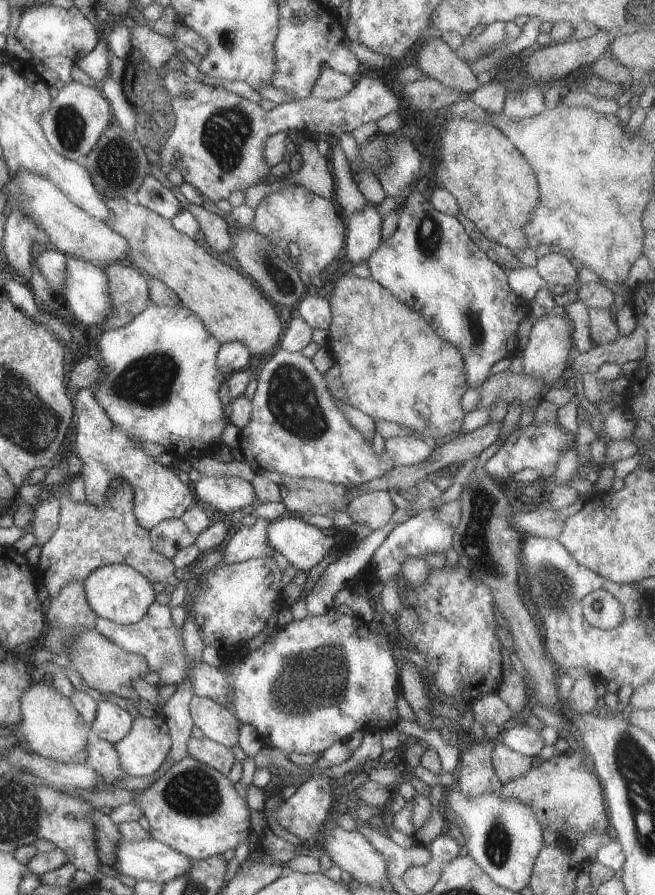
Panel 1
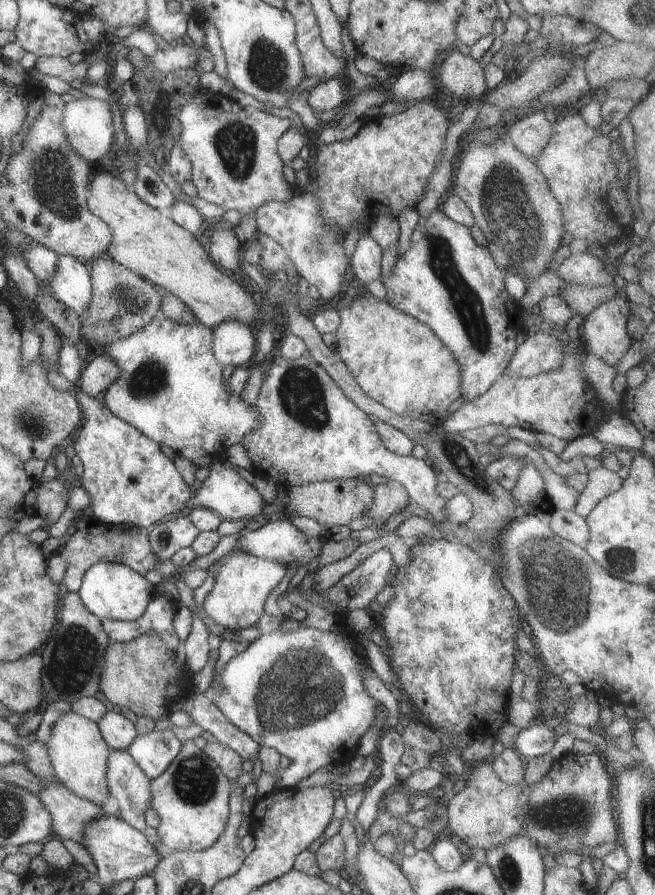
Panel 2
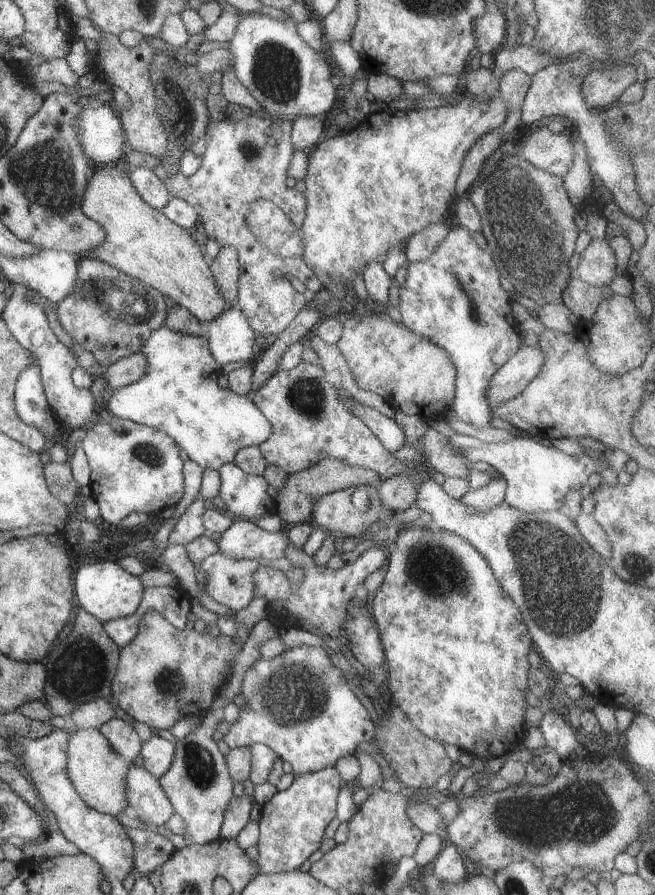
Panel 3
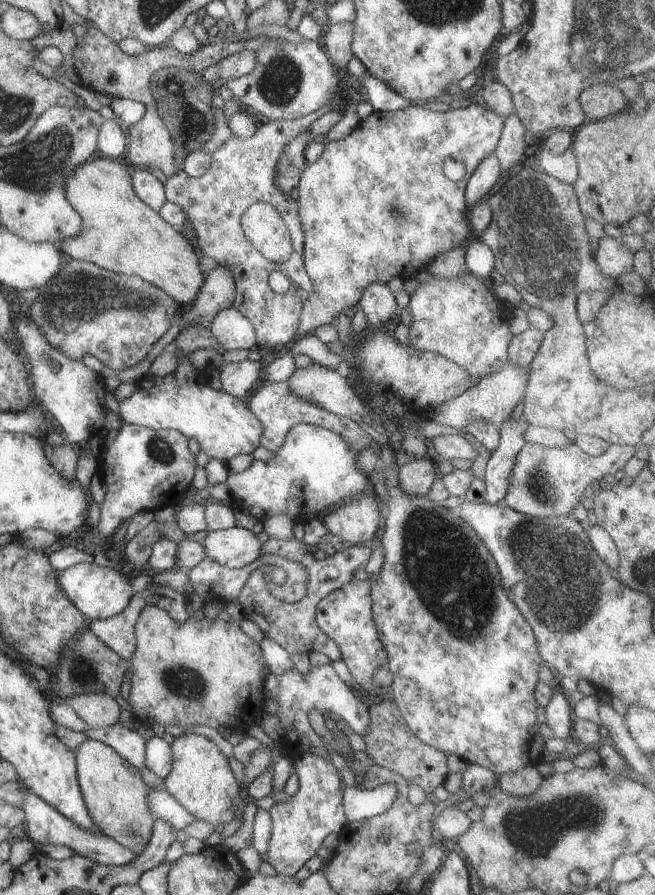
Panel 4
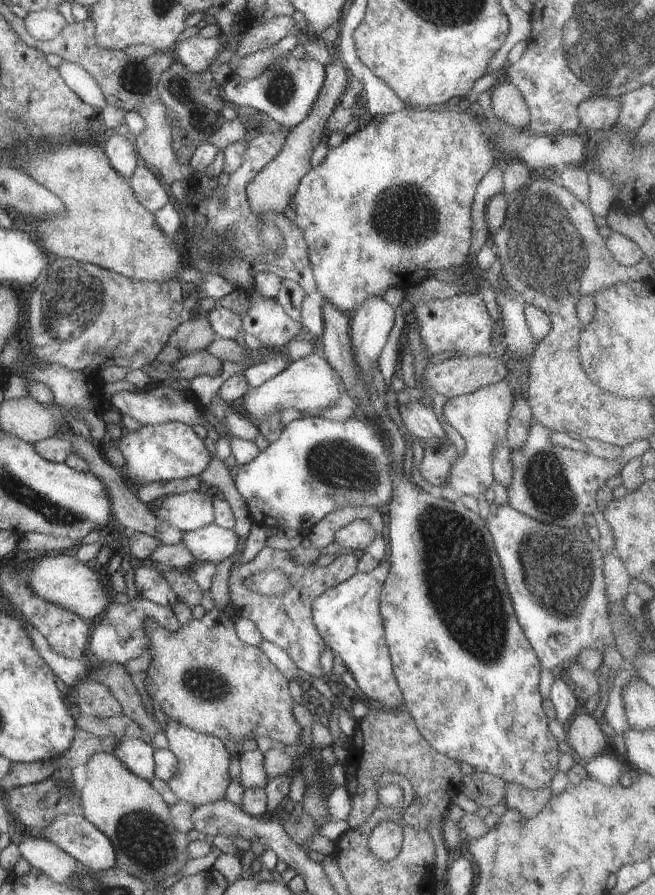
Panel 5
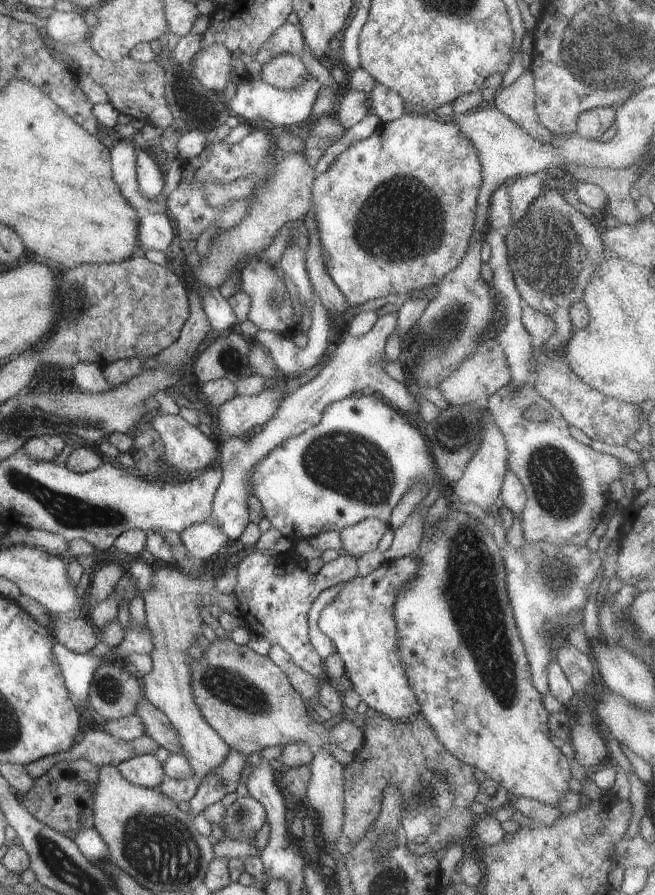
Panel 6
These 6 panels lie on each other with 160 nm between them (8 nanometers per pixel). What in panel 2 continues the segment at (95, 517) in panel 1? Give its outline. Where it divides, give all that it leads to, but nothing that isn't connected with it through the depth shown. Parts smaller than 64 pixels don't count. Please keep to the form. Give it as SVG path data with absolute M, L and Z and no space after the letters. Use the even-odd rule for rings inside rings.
M81 516L68 528L66 534L60 538L61 547L56 554L68 558L70 565L61 581L63 592L77 592L80 588L84 573L98 561L113 563L124 563L134 572L141 575L149 570L155 570L159 558L154 554L150 541L147 537L148 530L133 526L130 529L123 529L118 525L107 525L96 520L96 518Z

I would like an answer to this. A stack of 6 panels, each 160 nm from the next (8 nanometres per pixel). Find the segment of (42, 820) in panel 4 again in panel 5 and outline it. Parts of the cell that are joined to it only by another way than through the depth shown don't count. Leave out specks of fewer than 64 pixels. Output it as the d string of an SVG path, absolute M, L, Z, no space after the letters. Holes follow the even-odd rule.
M61 814L38 833L55 842L86 869L103 871L115 865L116 853L110 839L84 815Z

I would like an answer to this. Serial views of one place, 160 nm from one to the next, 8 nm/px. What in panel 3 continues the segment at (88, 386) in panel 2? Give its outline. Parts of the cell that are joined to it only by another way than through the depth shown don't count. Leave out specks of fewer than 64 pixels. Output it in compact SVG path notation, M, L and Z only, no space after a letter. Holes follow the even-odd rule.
M136 353L102 369L108 387L117 389L139 381L147 371L147 360L142 353Z

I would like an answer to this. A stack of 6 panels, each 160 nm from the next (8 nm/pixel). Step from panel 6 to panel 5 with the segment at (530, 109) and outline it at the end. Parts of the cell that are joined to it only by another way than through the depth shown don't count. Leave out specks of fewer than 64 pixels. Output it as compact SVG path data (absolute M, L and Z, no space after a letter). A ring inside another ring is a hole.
M505 79L494 86L490 94L493 112L497 117L516 129L528 130L530 121L528 106L524 102L524 96L514 84Z

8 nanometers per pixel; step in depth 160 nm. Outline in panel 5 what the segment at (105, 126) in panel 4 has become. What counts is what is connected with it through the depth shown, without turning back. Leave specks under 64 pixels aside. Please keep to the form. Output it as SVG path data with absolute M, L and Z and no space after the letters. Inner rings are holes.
M108 132L108 142L102 147L109 163L122 175L131 175L141 162L131 137Z

